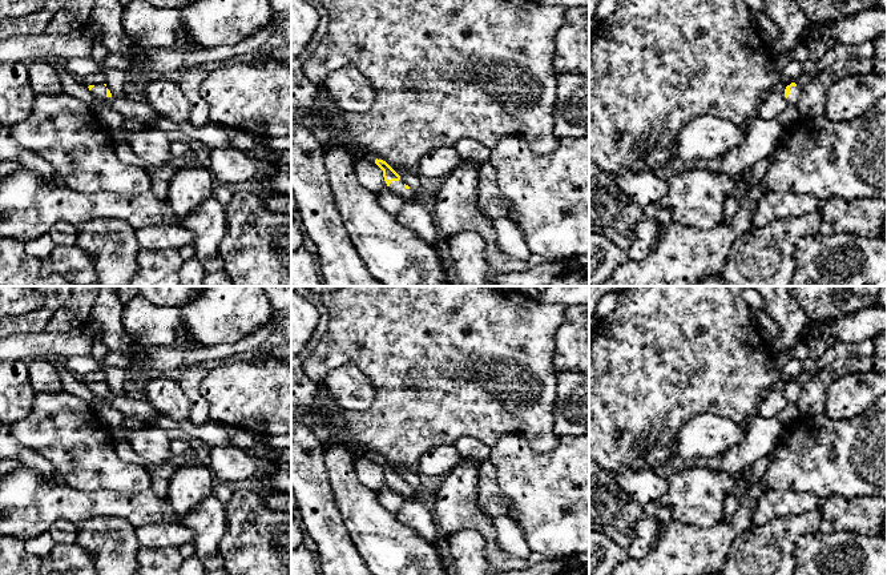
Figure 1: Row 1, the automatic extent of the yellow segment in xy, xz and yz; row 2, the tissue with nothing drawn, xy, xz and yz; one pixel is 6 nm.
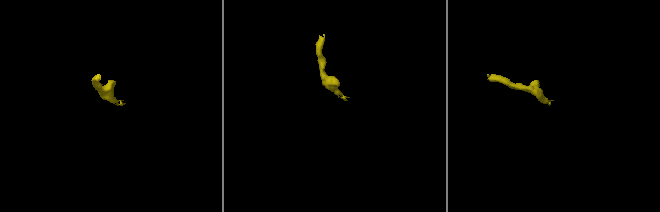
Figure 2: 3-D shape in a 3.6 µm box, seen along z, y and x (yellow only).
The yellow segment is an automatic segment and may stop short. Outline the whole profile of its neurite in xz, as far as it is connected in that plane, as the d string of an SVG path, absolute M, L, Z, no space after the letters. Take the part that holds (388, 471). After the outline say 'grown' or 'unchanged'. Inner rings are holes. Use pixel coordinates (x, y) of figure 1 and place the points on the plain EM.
M376 457L375 462L383 469L384 479L395 492L406 496L407 499L424 499L420 490L406 483L400 478L400 474L386 459Z; grown

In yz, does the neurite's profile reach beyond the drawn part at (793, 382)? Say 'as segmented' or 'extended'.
extended

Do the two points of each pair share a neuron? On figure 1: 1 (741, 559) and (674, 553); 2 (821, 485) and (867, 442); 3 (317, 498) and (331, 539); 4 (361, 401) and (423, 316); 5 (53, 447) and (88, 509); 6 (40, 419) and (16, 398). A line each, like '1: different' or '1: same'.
1: different
2: same
3: same
4: different
5: different
6: different

